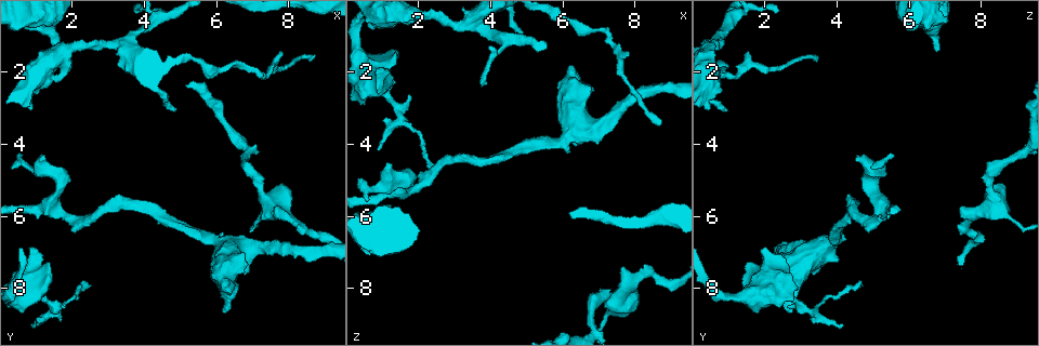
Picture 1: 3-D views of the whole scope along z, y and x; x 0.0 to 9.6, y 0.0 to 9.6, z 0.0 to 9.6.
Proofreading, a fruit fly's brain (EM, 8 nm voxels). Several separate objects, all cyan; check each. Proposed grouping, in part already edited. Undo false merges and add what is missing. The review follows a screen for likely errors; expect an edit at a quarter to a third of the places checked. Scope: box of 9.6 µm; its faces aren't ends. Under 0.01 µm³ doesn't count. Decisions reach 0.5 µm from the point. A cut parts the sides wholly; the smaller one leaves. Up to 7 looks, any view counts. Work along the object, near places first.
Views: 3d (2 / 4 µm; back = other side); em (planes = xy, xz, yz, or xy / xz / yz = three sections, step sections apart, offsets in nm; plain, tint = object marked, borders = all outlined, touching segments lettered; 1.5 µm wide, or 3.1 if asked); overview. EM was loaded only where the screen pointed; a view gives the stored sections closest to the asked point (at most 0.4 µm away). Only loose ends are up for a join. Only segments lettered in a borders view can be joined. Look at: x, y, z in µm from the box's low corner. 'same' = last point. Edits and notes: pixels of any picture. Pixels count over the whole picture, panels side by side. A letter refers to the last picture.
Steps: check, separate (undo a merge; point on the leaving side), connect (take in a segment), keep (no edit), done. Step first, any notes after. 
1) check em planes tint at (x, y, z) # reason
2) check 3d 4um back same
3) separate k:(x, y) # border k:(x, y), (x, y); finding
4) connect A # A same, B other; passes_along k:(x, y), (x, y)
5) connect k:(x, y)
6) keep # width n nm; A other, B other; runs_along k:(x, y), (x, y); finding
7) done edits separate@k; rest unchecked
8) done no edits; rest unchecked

check em yz step 4 borders at (7.80, 1.45, 1.40) # thin end

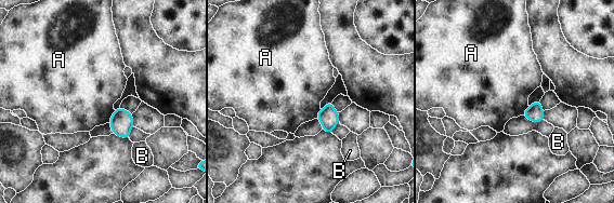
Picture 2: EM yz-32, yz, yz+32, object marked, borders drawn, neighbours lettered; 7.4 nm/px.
keep # A other, B other; none of them fits

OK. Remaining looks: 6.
check 3d 4um at (4.85, 3.10, 0.90) # free end

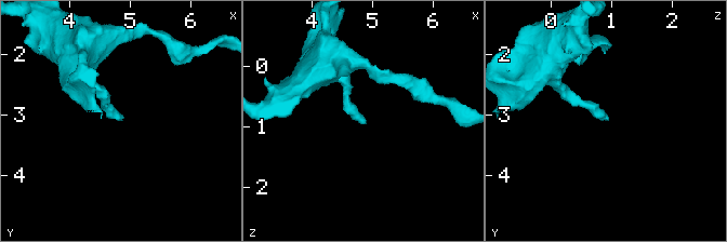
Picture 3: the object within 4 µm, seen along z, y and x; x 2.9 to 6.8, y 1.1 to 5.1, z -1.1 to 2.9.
check em planes borders at (4.85, 3.10, 0.95) # need the tissue

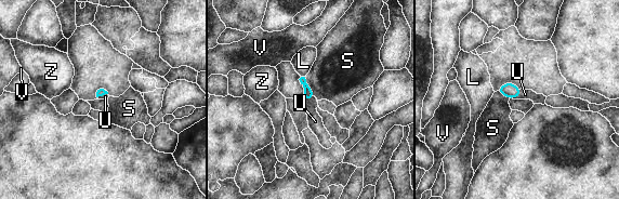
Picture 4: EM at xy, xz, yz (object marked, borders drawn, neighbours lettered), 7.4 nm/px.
connect U # L other, S other, U same, V other, Z other; passes_along 4:(509, 90), (519, 95), (525, 94); the cell continues

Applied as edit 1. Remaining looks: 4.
check overview

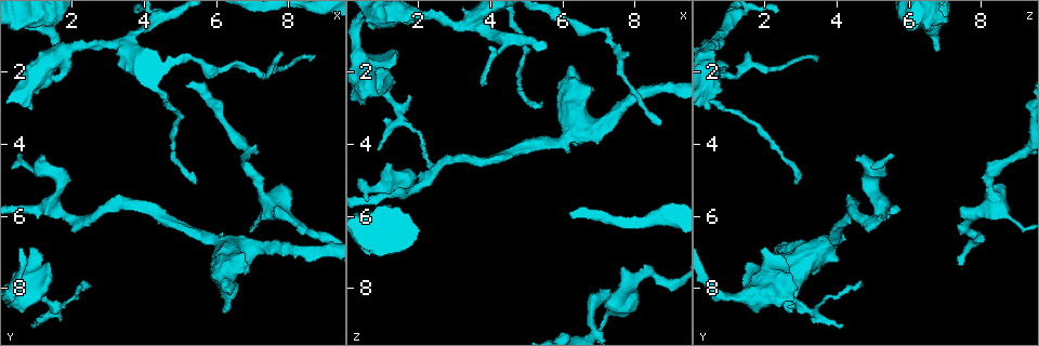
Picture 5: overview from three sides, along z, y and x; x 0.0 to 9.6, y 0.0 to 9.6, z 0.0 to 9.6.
check em xz step 4 tint at (1.25, 4.30, 4.50) # stops while still wide

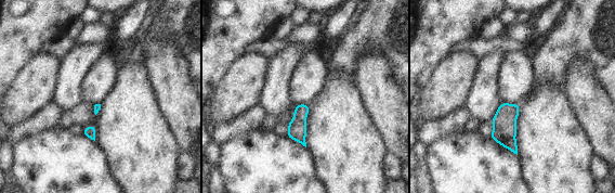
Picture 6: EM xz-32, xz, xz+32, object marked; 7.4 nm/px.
check em planes borders same

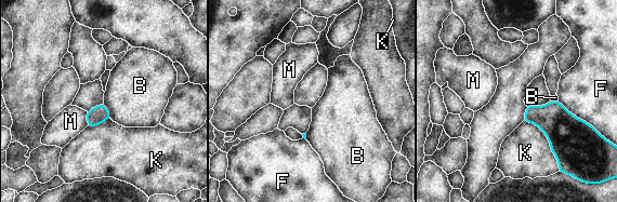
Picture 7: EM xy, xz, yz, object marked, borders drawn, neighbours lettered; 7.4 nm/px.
keep # B other, F other, K other, M other; border 7:(104, 103), (110, 118); no lettered segment goes on from it

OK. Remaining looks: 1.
done edits connect@4; rest unchecked

